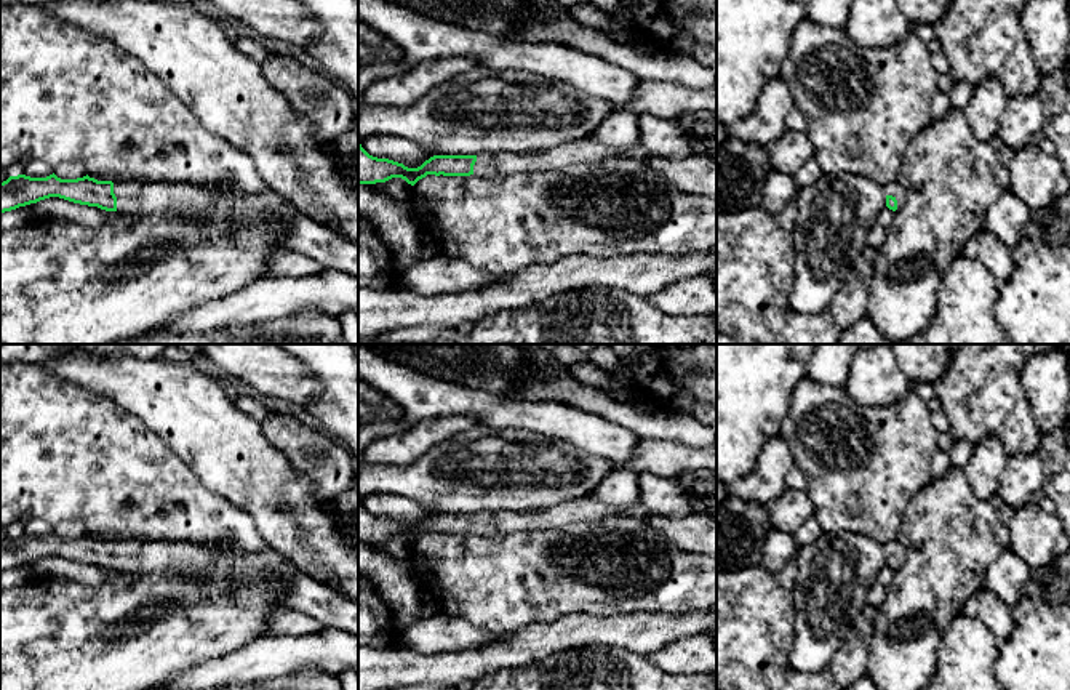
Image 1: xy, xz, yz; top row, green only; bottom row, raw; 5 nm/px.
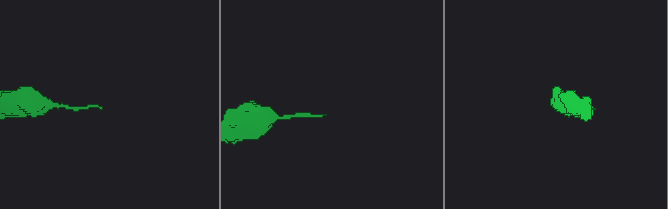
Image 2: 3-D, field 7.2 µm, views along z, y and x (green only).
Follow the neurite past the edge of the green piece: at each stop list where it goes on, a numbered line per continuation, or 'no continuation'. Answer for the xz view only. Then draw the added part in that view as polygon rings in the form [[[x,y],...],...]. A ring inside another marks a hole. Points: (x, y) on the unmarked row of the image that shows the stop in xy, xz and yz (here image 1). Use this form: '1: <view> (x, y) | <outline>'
1: xz (581, 509) | [[[587,498],[565,501],[553,507],[537,507],[531,511],[499,511],[499,512],[477,512],[473,524],[475,535],[491,536],[496,533],[512,533],[525,530],[549,530],[565,527],[576,522],[589,522],[601,515],[627,515],[635,519],[646,519],[654,515],[640,501],[627,509],[592,503]]]

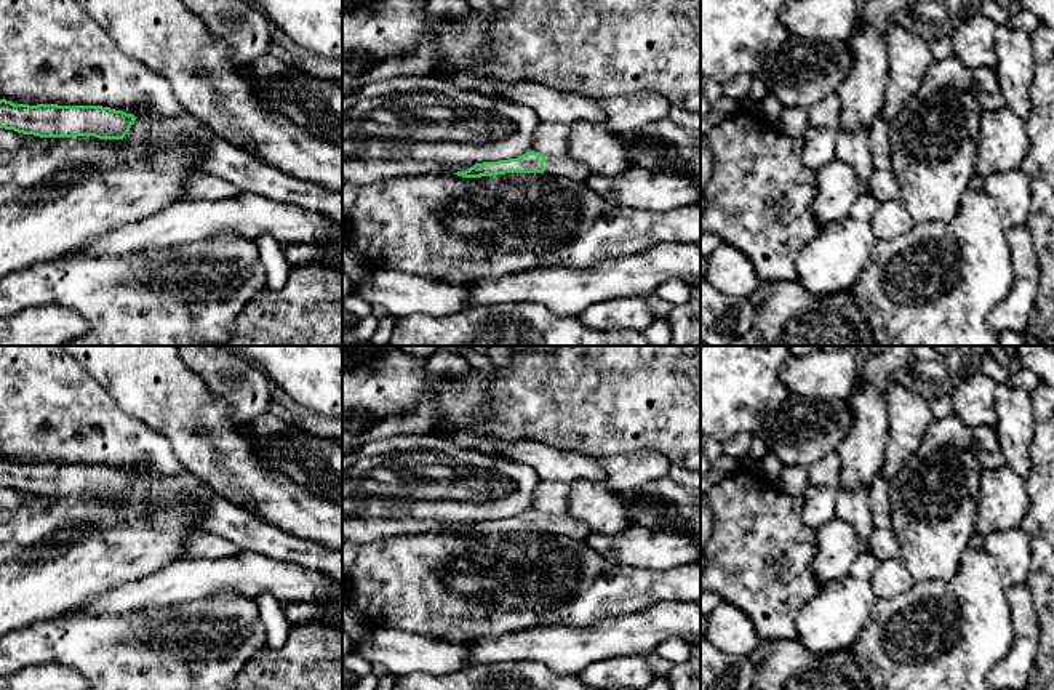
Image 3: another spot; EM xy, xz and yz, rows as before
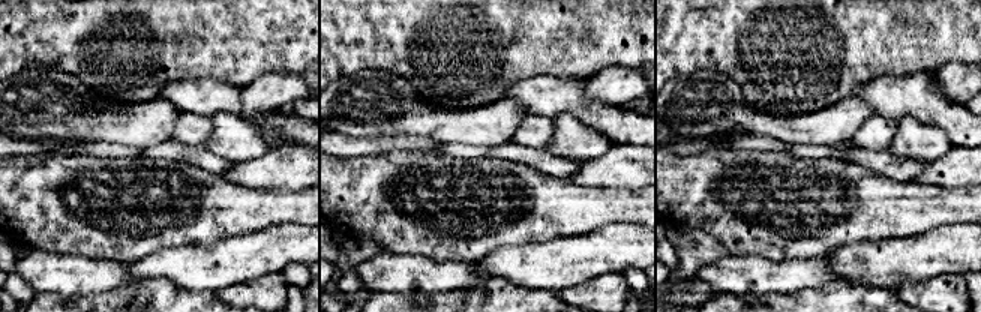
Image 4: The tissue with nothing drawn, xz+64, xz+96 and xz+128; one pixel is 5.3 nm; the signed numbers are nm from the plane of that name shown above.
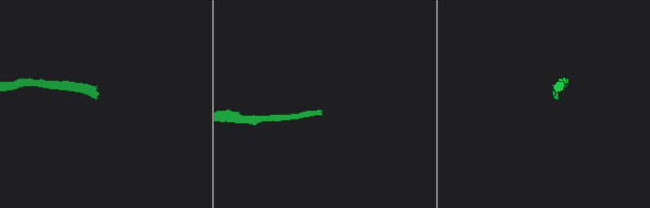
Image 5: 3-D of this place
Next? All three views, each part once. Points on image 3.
1: xz (563, 524) | [[[547,514],[544,520],[544,532],[550,535],[563,535],[576,541],[585,541],[585,538],[592,533],[592,530],[584,522],[568,514]]]

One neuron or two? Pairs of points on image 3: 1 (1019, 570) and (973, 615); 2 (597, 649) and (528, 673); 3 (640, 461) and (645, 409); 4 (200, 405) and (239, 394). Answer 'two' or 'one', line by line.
1: two
2: two
3: two
4: two

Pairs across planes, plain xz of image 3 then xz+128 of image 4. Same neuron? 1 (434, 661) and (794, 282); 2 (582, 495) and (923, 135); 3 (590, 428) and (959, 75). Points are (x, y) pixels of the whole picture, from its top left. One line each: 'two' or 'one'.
1: one
2: one
3: two

